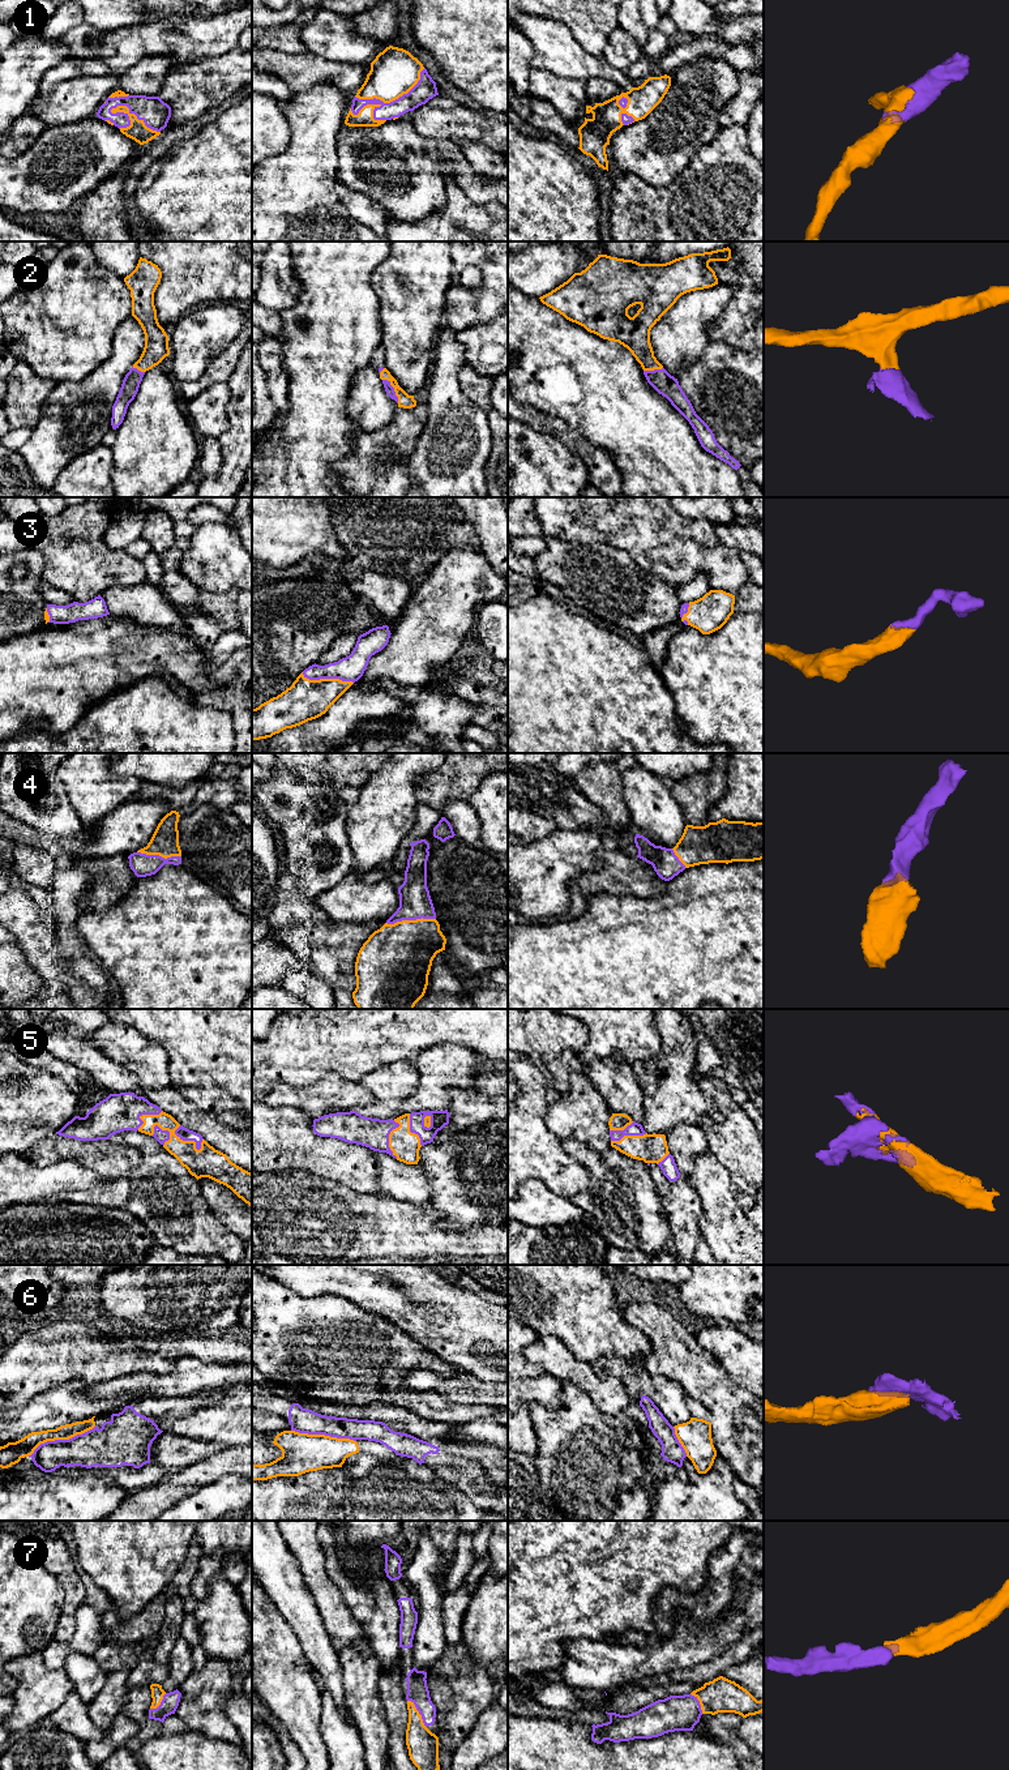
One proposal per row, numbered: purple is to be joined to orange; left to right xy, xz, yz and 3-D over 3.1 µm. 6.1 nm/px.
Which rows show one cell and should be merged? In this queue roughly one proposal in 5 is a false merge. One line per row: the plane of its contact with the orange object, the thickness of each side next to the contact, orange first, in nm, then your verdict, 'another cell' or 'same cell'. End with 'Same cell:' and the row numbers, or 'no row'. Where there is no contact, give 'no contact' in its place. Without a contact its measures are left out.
1: xy | 120/180 nm | same cell
2: xz | 90/60 nm | same cell
3: xz | 260/160 nm | same cell
4: xz | 420/200 nm | same cell
5: xy | 190/80 nm | same cell
6: xy | 120/220 nm | another cell
7: xz | 190/130 nm | same cell
Same cell: 1, 2, 3, 4, 5, 7

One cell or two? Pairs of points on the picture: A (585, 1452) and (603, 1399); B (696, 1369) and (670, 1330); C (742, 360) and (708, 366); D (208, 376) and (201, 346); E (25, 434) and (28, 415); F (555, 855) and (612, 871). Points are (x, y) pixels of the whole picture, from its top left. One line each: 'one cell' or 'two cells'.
A: two cells
B: one cell
C: one cell
D: two cells
E: two cells
F: two cells

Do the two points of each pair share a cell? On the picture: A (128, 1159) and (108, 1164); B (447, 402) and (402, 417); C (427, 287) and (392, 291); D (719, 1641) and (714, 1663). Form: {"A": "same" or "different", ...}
{"A": "same", "B": "different", "C": "same", "D": "different"}

